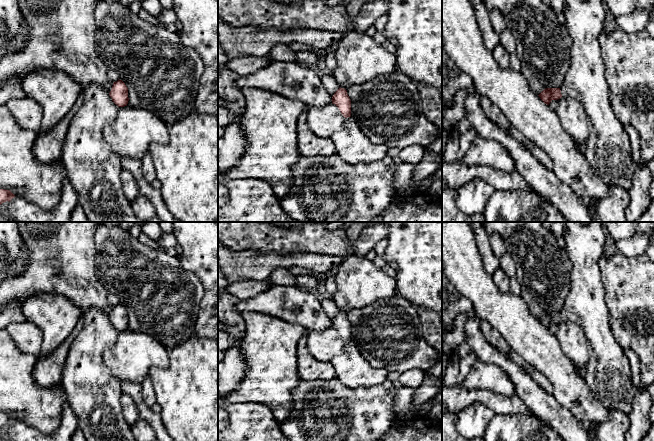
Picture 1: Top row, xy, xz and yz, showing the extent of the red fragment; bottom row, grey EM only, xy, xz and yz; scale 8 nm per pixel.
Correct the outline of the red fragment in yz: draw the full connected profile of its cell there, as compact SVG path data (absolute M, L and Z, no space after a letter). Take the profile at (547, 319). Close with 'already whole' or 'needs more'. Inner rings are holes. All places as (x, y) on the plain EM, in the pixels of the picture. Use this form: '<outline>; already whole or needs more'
M564 222L565 251L571 262L570 291L560 312L546 312L538 320L547 329L552 324L573 321L583 330L590 342L592 353L584 379L592 395L605 406L625 414L632 410L632 400L640 388L631 381L631 370L625 350L614 338L609 324L608 308L604 298L599 258L604 254L606 243L603 222Z; needs more

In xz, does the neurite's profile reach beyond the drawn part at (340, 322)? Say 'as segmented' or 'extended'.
extended

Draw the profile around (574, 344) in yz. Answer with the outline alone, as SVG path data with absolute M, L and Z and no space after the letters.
M561 321L554 332L565 355L576 368L585 369L589 363L592 347L583 330L573 321Z

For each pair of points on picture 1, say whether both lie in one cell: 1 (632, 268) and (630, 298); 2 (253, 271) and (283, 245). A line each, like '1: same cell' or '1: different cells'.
1: same cell
2: different cells

